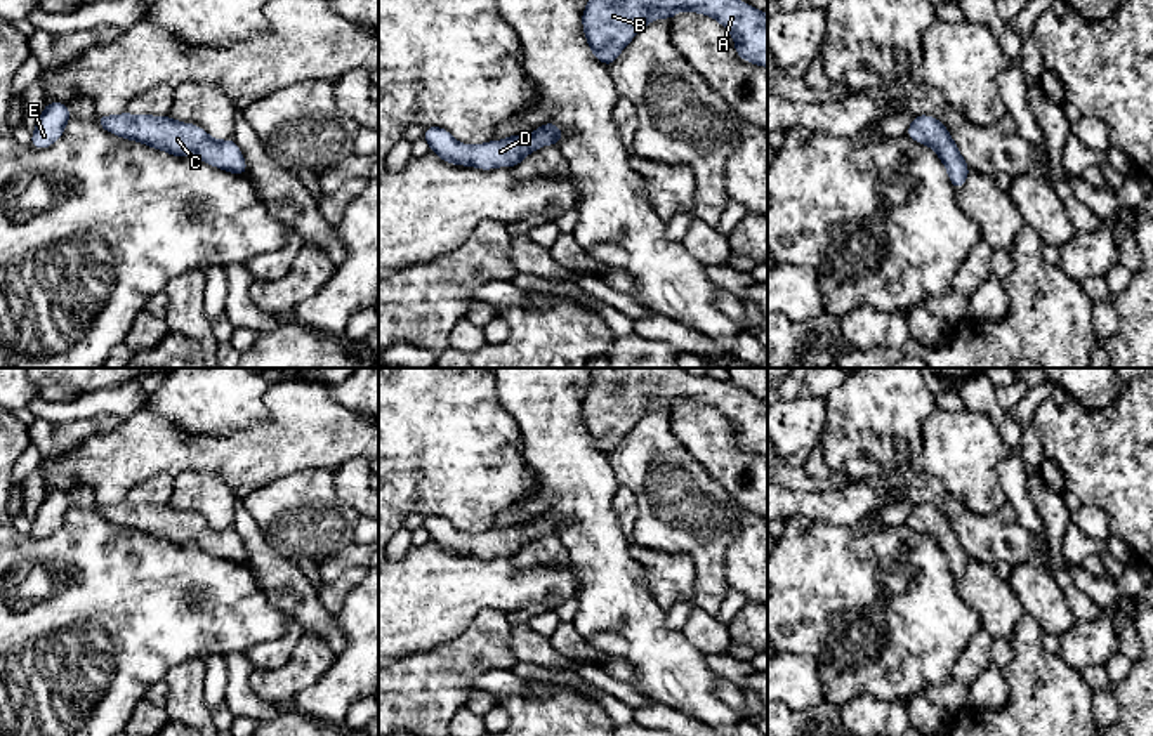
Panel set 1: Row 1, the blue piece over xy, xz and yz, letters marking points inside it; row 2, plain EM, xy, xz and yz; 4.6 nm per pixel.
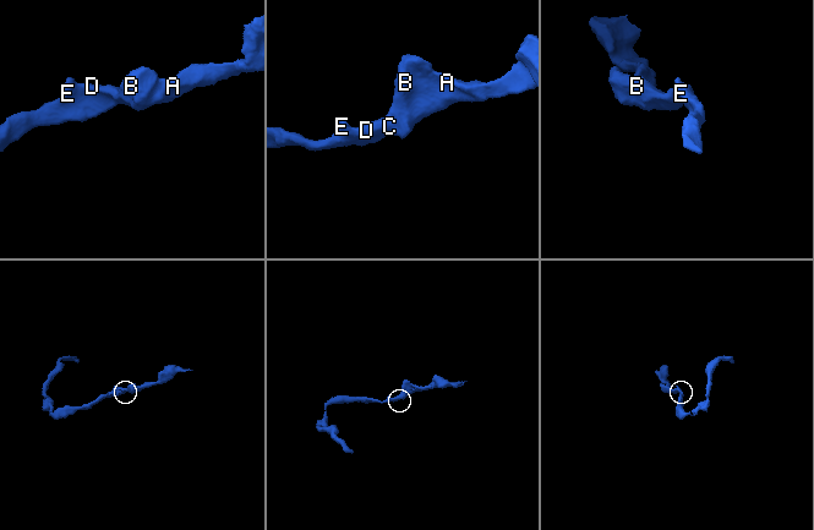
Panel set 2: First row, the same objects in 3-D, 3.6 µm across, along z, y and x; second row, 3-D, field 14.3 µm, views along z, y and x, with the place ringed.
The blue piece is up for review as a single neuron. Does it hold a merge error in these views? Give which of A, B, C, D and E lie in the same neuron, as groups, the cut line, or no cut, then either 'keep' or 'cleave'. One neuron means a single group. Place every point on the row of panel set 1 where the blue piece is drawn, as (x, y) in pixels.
A B C D E | no cut | keep

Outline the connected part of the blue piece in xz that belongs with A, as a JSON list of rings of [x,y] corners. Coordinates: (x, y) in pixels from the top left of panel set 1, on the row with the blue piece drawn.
[[[589,0],[582,12],[582,24],[594,57],[611,66],[649,21],[665,16],[670,23],[682,9],[717,19],[735,36],[735,52],[741,61],[768,68],[768,14],[741,0]]]

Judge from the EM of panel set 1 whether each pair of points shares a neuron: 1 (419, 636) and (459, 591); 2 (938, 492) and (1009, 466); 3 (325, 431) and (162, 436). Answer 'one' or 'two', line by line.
1: one
2: two
3: one

